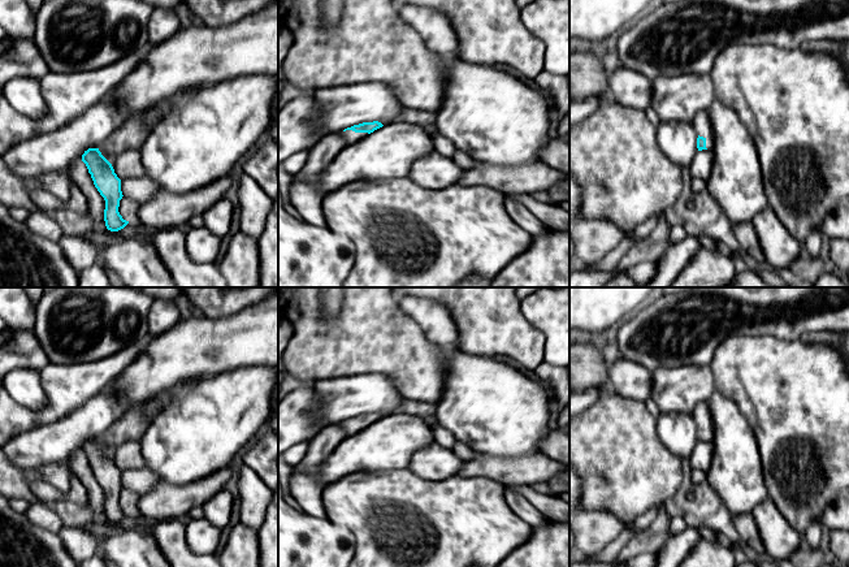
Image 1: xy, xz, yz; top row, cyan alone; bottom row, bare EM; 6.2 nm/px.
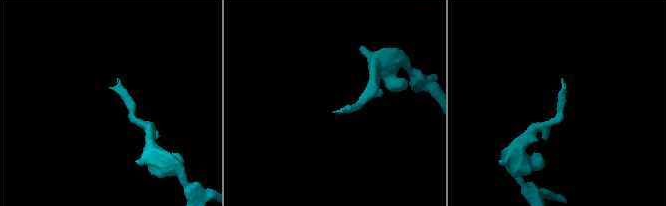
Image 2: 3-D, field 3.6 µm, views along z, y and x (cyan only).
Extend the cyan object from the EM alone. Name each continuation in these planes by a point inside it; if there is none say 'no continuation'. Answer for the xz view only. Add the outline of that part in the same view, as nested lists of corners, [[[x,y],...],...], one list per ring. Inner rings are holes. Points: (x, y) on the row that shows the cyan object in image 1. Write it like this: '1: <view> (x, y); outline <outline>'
1: xz (349, 135); outline [[[352,130],[341,131],[339,134],[346,140],[347,144],[360,140],[368,135],[368,133],[355,133]]]

